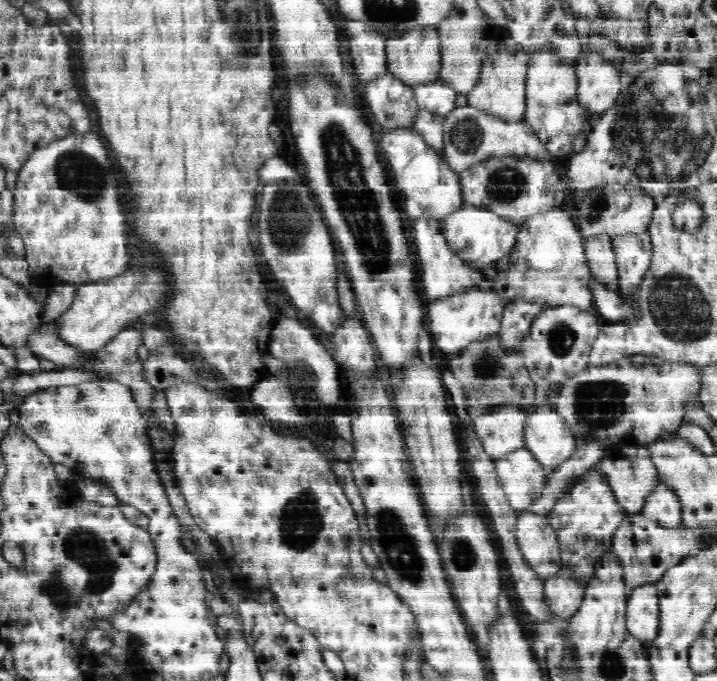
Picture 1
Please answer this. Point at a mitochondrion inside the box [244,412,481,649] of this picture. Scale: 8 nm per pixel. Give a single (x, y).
(301, 521)

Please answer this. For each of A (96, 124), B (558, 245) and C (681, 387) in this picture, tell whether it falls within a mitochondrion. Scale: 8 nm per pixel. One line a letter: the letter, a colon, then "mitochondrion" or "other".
A: other
B: other
C: other

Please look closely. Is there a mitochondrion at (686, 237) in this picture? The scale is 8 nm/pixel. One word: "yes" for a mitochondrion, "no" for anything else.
no

